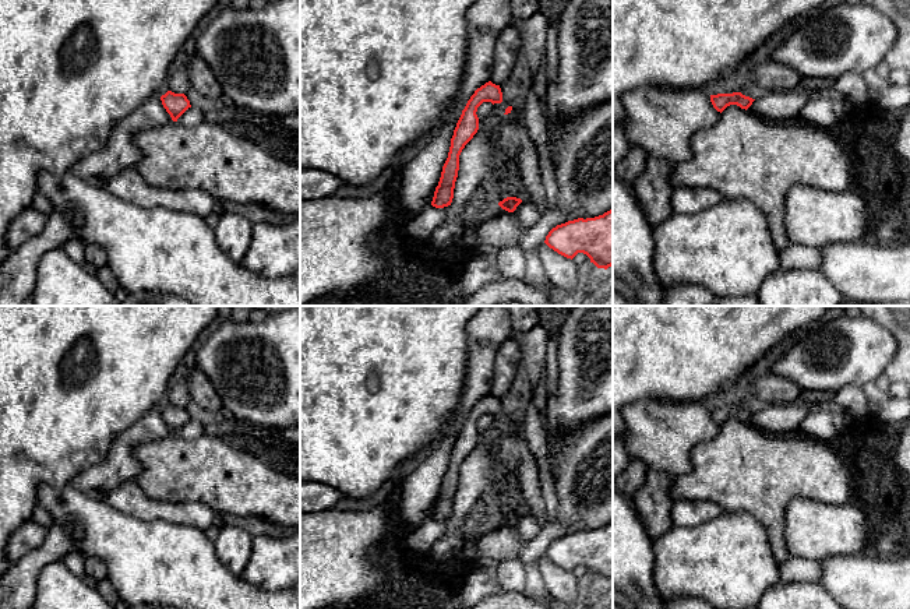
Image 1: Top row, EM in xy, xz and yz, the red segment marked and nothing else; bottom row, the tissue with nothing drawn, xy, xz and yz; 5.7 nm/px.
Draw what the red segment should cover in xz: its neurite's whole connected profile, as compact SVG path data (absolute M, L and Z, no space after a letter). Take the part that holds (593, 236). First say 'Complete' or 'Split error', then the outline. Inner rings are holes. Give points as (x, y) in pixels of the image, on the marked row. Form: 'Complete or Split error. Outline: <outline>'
Complete. Outline: M613 210L595 218L578 218L557 225L544 243L571 260L583 253L597 268L607 270L613 265Z

